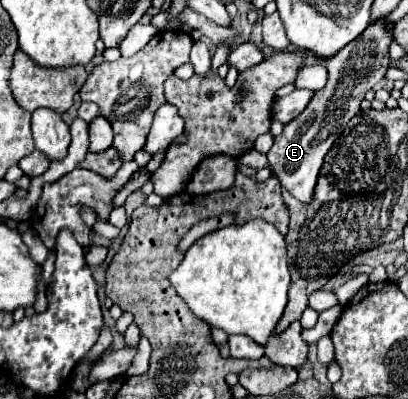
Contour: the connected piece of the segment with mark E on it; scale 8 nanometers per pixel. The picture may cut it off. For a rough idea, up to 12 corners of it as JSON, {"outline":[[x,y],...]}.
{"outline":[[370,23],[328,83],[274,137],[268,163],[310,201],[326,153],[390,67],[392,25]]}

